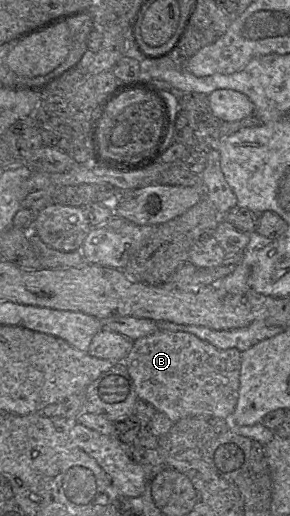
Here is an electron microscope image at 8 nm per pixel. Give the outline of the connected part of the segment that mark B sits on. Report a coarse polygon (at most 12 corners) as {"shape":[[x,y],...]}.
{"shape":[[188,332],[133,341],[138,399],[230,420],[241,353]]}

